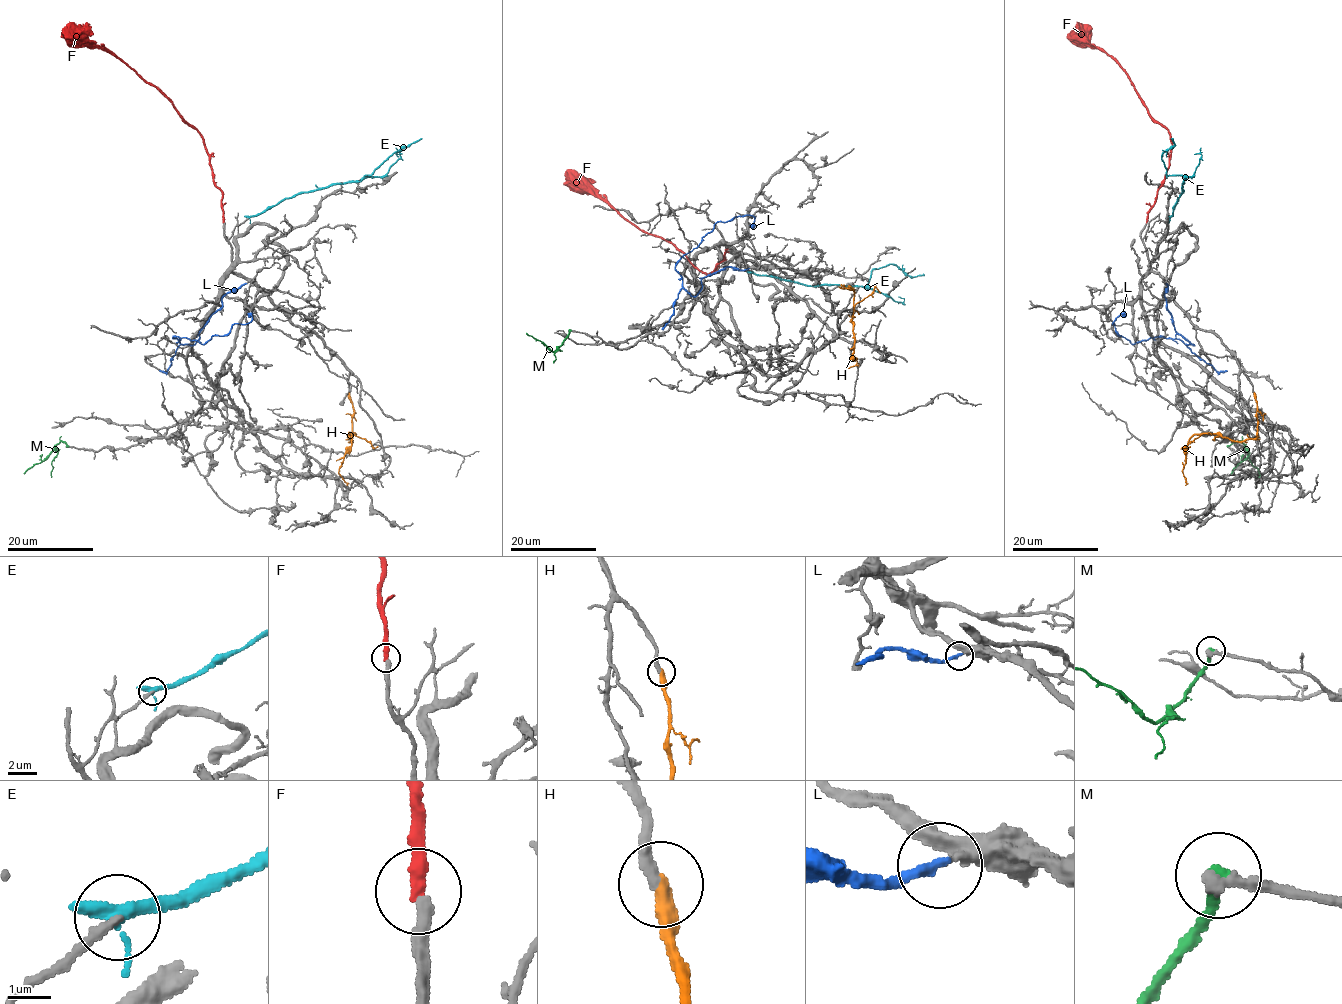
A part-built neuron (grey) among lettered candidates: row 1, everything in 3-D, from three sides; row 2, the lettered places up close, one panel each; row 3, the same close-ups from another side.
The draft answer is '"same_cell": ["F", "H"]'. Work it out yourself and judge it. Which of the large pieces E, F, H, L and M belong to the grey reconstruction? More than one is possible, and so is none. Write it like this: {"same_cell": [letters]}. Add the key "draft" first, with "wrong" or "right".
{"draft": "right", "same_cell": ["F", "H"]}

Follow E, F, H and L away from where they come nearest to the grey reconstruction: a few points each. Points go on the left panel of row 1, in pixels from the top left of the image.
E: (249, 217), (302, 193), (358, 182), (392, 154), (421, 138)
F: (223, 222), (221, 191), (214, 181), (200, 134), (167, 98), (131, 69), (85, 38), (62, 28)
H: (349, 393), (354, 412), (352, 441), (350, 433), (351, 443), (339, 469), (340, 476), (349, 484)
L: (246, 283), (223, 297), (192, 345), (172, 337), (204, 344), (235, 323), (247, 324), (249, 316)

